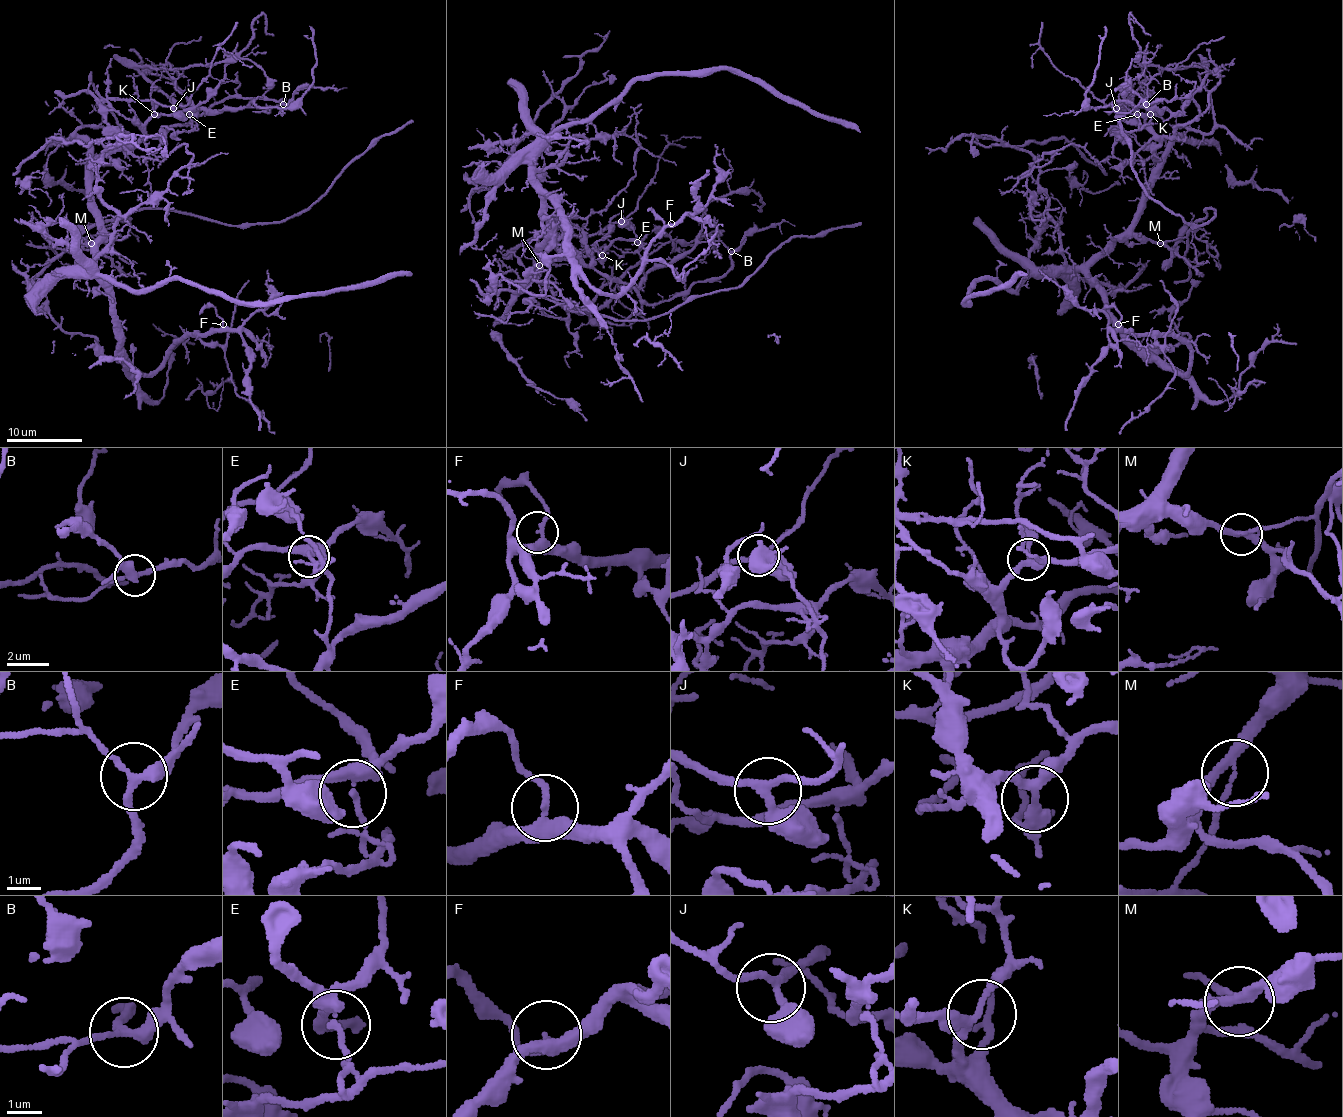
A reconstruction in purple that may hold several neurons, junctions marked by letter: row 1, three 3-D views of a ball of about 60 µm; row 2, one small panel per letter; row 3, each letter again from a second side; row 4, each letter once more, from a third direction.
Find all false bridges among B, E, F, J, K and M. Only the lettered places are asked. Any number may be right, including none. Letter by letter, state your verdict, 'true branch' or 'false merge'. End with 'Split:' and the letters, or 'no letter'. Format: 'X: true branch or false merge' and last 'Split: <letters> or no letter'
B: true branch
E: false merge
F: true branch
J: true branch
K: true branch
M: false merge
Split: E, M

